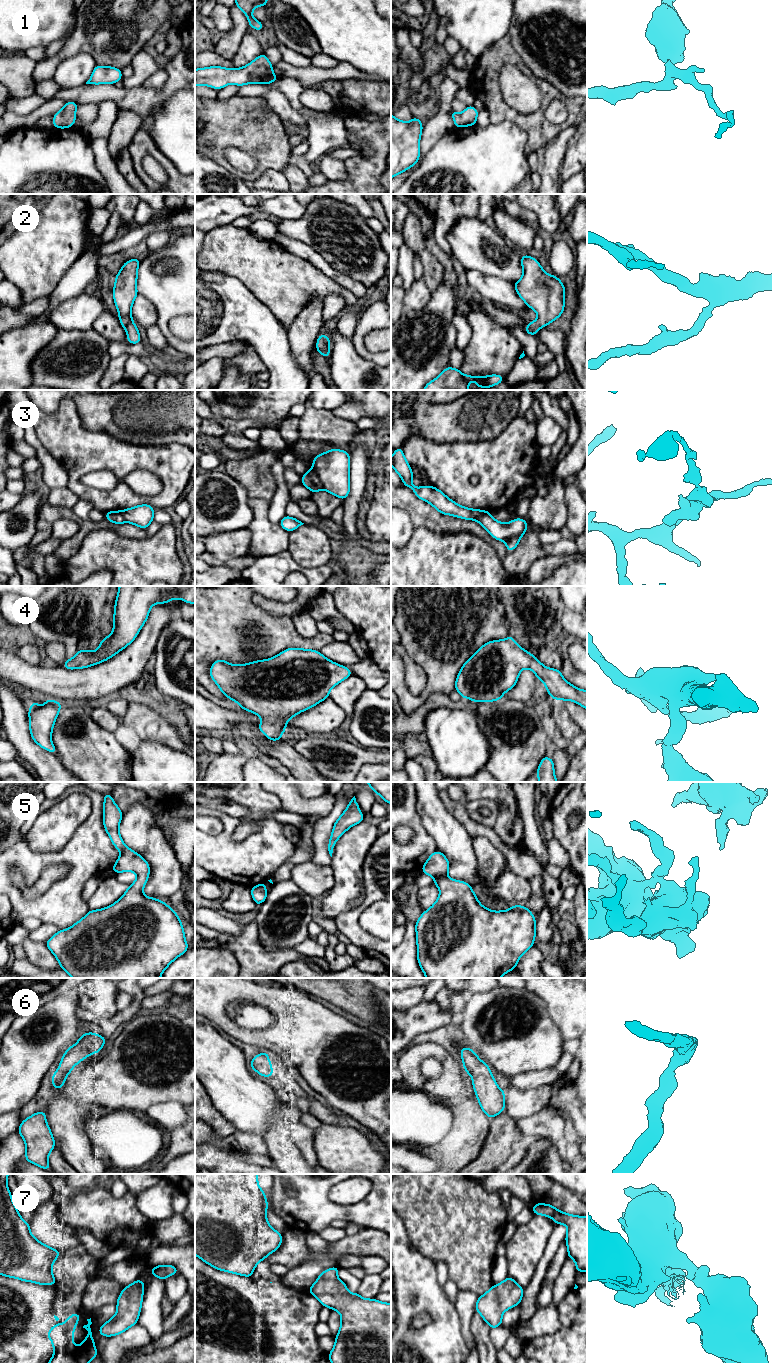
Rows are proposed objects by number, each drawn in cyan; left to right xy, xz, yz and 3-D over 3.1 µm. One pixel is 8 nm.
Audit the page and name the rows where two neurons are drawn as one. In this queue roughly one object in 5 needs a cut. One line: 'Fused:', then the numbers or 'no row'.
Fused: 3

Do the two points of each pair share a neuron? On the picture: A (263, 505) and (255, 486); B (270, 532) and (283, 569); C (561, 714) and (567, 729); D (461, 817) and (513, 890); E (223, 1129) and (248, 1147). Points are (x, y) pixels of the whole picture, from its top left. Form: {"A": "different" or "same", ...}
{"A": "different", "B": "different", "C": "same", "D": "different", "E": "different"}

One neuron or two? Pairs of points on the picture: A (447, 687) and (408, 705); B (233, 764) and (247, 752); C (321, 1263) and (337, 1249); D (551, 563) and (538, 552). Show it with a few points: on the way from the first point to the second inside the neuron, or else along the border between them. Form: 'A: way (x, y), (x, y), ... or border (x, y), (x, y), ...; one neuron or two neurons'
A: way (437, 687), (432, 687), (418, 700); one neuron
B: way (236, 762), (244, 755); one neuron
C: way (325, 1262), (333, 1253); one neuron
D: border (546, 555), (536, 559), (525, 571); two neurons

